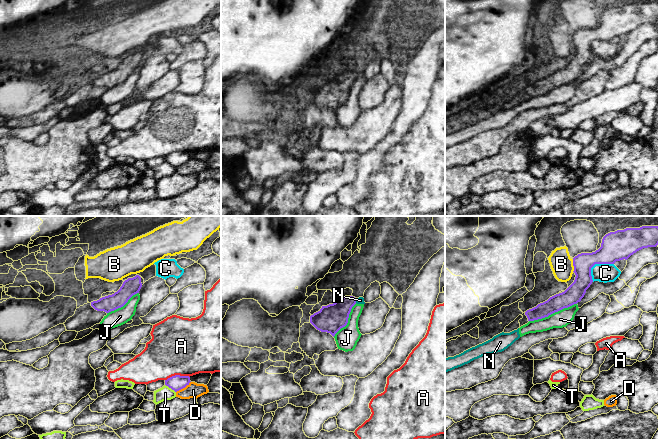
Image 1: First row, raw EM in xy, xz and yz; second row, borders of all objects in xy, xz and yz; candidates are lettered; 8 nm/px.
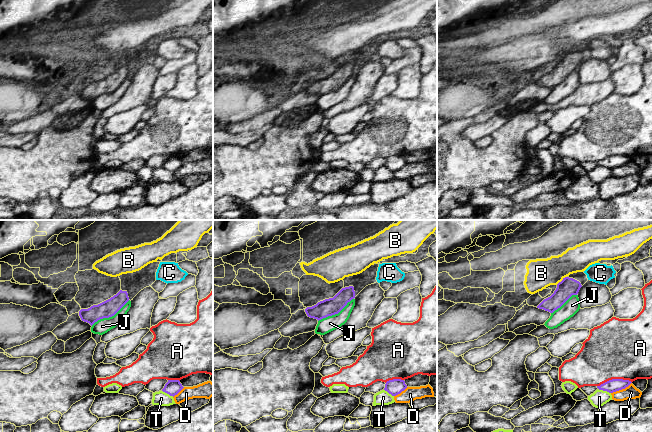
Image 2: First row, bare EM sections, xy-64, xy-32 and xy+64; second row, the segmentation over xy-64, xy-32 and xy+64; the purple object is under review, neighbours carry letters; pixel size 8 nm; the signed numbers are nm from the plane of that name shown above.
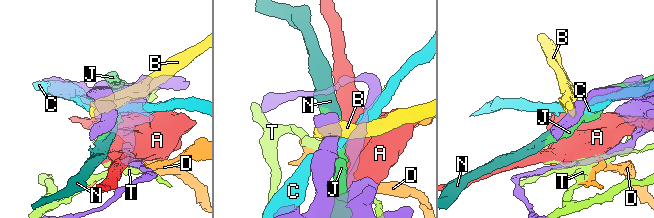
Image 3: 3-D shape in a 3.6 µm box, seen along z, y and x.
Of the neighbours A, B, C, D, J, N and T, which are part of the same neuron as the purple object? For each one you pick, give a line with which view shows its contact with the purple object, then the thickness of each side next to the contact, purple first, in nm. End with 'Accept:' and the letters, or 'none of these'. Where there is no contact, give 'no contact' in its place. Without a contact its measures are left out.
Accept: none of these

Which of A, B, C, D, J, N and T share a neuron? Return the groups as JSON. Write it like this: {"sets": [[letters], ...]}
{"sets": [["A"], ["B"], ["C"], ["D"], ["J", "N"], ["T"]]}

